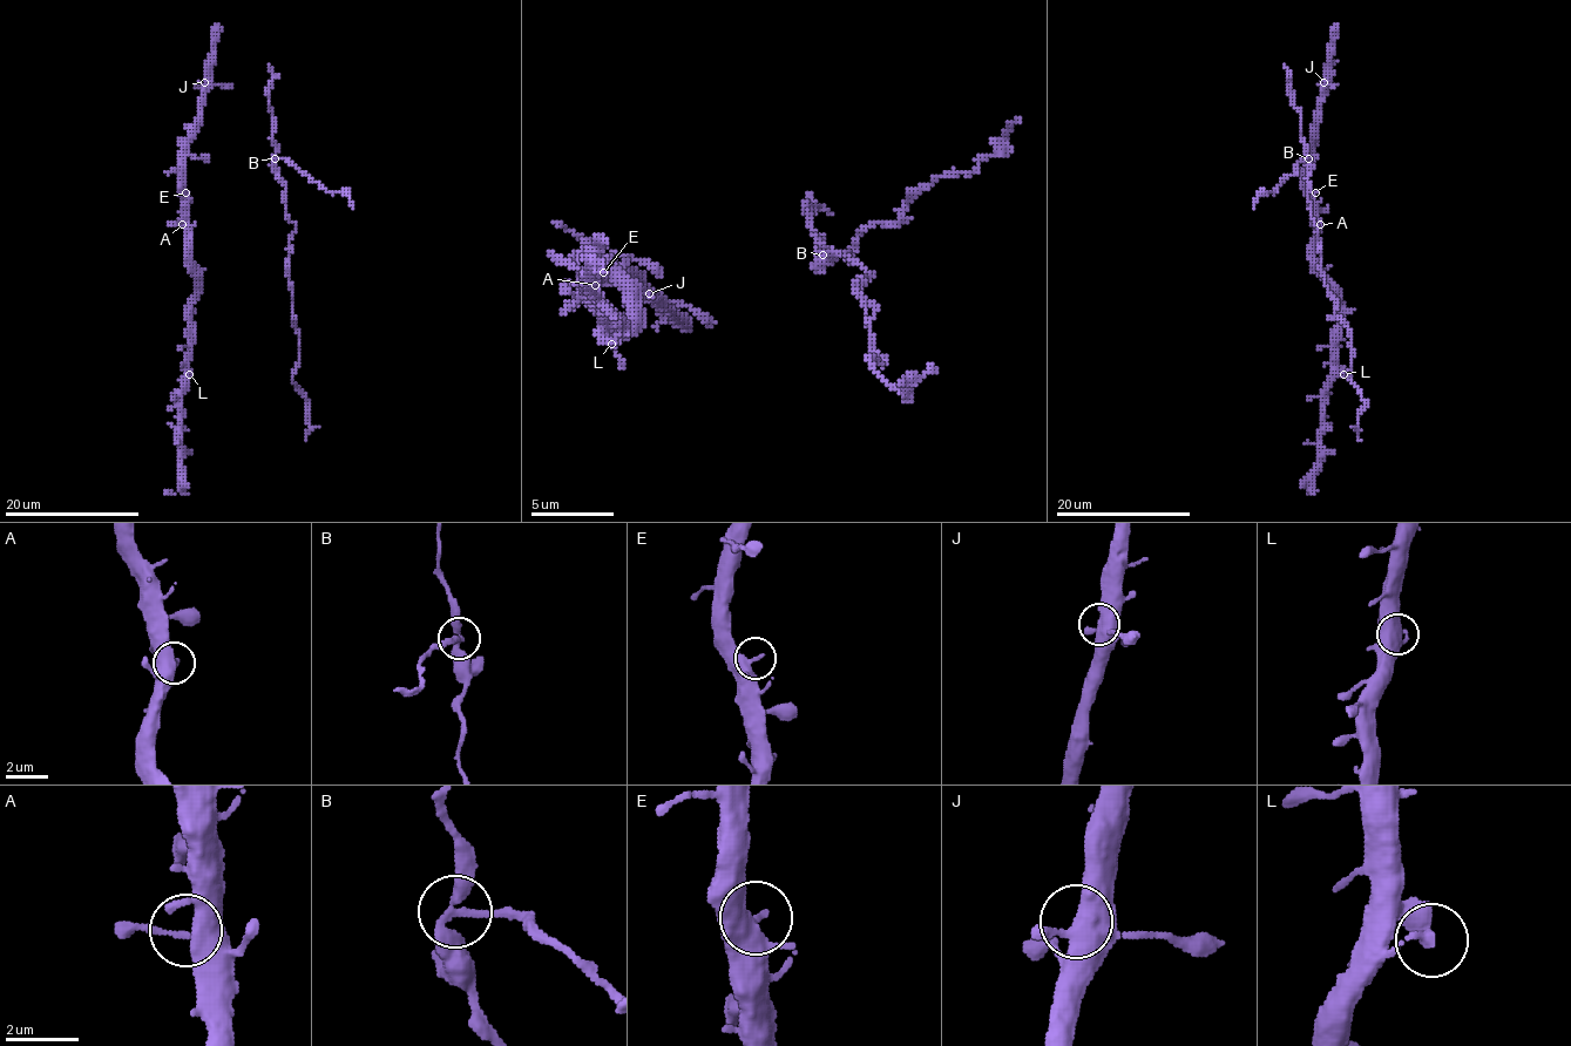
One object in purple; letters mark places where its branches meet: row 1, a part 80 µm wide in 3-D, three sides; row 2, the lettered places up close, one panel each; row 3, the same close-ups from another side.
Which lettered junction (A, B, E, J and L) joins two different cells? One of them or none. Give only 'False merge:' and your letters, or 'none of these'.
False merge: B

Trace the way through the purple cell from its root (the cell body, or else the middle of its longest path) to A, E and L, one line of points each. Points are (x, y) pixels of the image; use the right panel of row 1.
A: (1327, 86), (1307, 171), (1311, 211), (1320, 224)
E: (1327, 86), (1307, 171), (1307, 187), (1315, 192)
L: (1327, 86), (1308, 161), (1307, 188), (1315, 228), (1313, 269), (1332, 289), (1339, 304), (1336, 367), (1343, 374)

